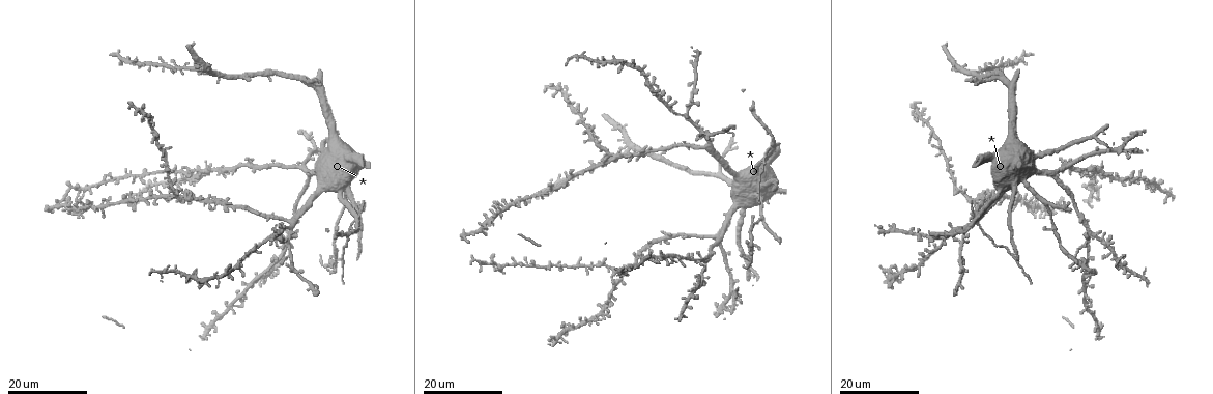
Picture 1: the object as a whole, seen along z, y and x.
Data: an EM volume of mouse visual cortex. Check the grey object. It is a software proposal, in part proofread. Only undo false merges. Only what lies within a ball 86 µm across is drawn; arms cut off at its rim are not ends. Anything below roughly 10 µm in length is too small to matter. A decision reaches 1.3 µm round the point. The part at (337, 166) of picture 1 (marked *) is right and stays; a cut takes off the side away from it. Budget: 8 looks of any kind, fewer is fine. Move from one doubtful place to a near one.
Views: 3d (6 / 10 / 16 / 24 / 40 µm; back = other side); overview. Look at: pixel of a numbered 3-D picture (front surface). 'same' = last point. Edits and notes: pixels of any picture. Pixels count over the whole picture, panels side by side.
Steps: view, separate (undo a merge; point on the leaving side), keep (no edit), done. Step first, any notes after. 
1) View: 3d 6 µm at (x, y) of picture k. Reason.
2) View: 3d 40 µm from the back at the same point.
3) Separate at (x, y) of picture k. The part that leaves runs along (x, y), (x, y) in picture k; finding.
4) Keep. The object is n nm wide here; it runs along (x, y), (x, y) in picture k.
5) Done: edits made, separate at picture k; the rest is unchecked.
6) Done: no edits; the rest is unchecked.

View: 3d 24 µm at (631, 146) of picture 1. Three-way junction.

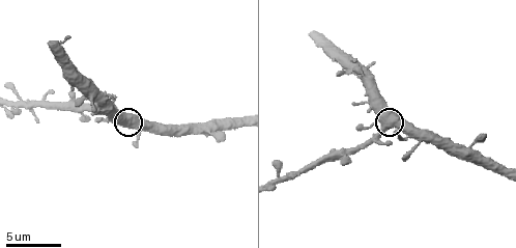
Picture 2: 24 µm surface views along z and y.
View: 3d 10 µm at (380, 123) of picture 2. Closer look.

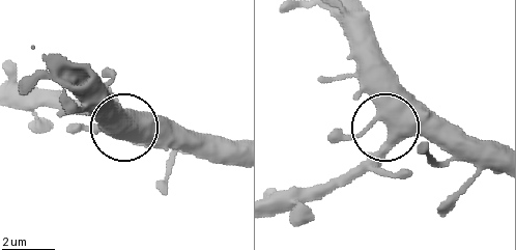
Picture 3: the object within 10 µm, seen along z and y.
View: 3d 6 µm at (389, 128) of picture 3.

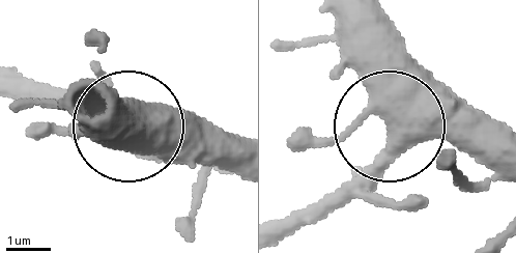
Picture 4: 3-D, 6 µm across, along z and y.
Keep. The side arm is 13 µm long; it runs along (495, 171), (451, 145), (388, 131), (384, 19) in picture 4; one cell here.

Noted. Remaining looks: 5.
View: 3d 24 µm at (607, 155) of picture 1. Arms part here.

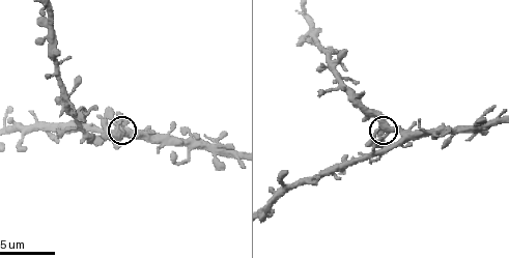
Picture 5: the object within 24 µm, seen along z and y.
View: 3d 6 µm at (386, 131) of picture 5. Closer look.

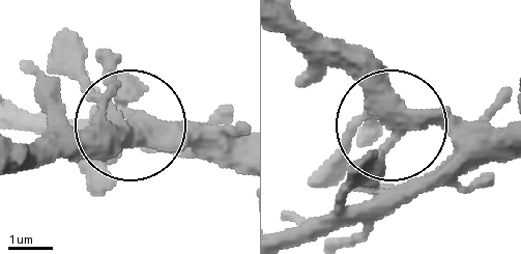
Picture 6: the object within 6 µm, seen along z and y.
Keep. One cell here.

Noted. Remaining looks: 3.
View: 3d 24 µm at (576, 326) of picture 1. A narrow waist.

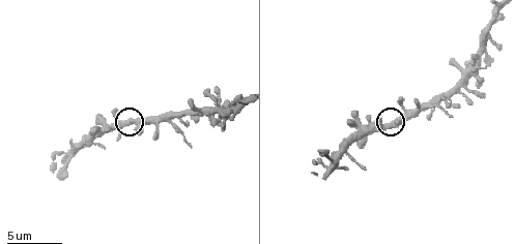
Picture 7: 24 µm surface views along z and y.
View: 3d 6 µm at (398, 119) of picture 7.

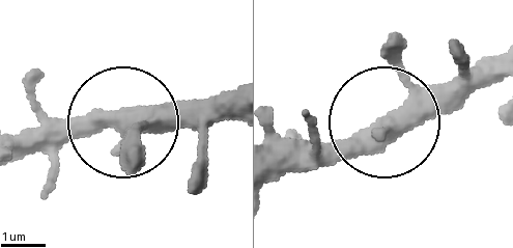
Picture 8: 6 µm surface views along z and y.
Keep. 3 arms meet here; it runs along (497, 56), (275, 171) in picture 8; continuous, no second cell.

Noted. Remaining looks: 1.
Done: no edits; the rest is unchecked.

